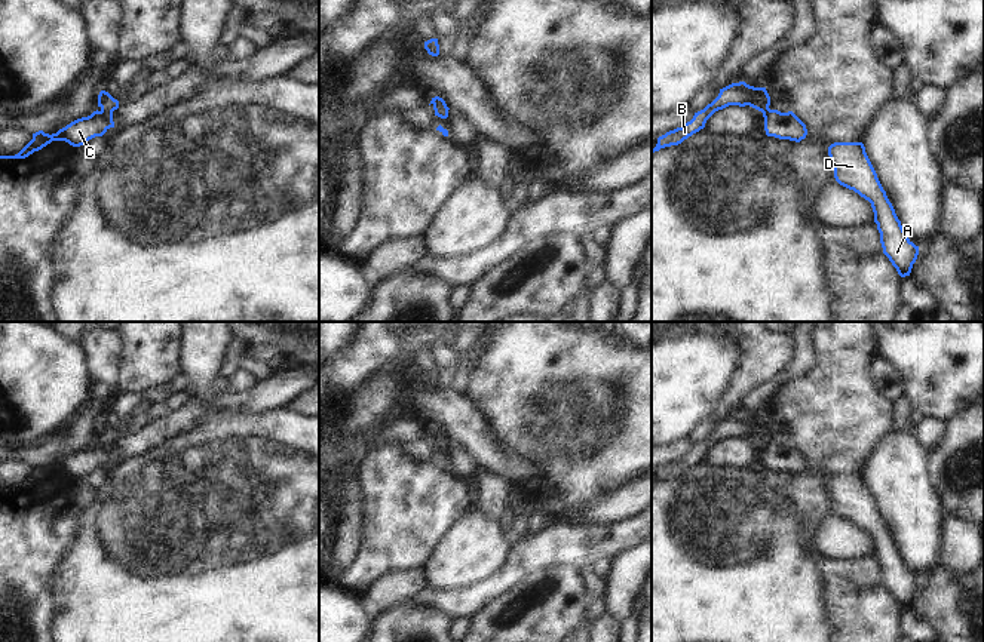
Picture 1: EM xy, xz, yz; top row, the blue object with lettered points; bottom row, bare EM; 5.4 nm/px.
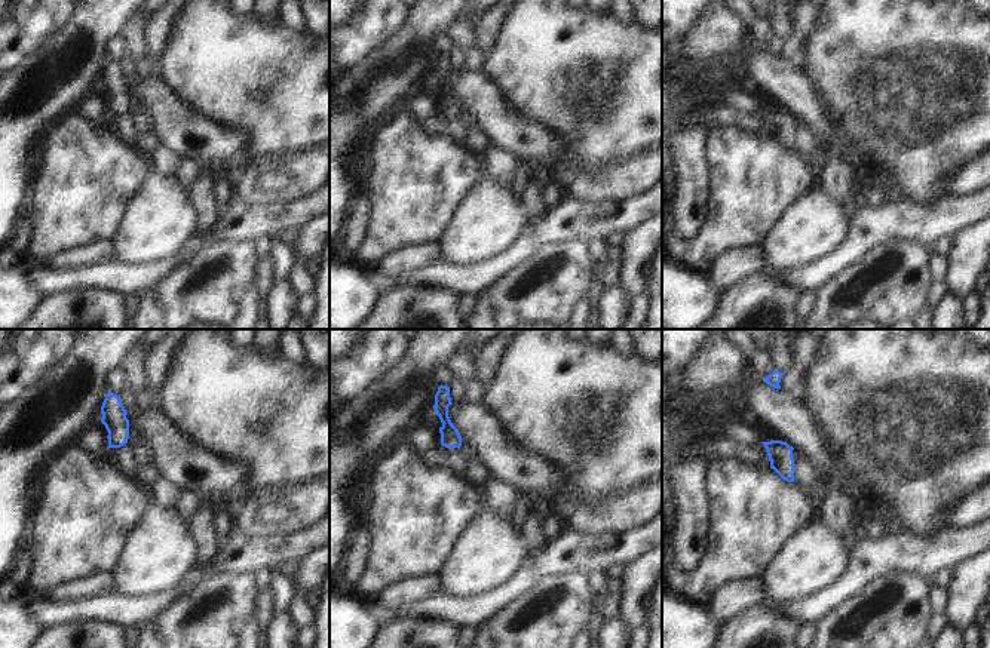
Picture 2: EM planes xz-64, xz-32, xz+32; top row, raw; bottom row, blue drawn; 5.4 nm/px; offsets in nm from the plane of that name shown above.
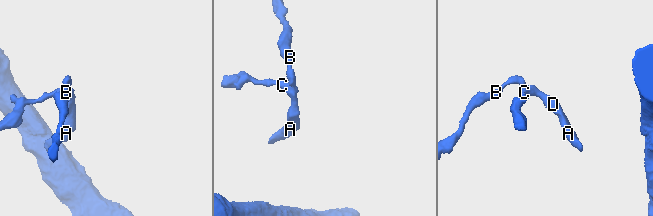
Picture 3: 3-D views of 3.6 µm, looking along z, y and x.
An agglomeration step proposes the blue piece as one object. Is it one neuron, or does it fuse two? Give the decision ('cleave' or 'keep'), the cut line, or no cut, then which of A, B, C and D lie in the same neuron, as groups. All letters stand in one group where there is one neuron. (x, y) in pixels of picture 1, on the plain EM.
keep; cut none; groups A B C D

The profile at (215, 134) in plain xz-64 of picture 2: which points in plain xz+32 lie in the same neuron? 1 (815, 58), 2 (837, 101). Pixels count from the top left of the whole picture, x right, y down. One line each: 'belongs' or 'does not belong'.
1: does not belong
2: does not belong

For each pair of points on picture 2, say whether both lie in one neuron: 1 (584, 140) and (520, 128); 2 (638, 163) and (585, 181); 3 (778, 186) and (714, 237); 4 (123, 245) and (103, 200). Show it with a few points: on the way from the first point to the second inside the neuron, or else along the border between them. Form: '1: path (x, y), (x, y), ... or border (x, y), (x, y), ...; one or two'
1: border (526, 116), (560, 134), (567, 141), (567, 150); two
2: path (625, 177), (622, 180), (598, 181); one
3: path (762, 190), (730, 221); one
4: border (132, 197), (110, 239); two

